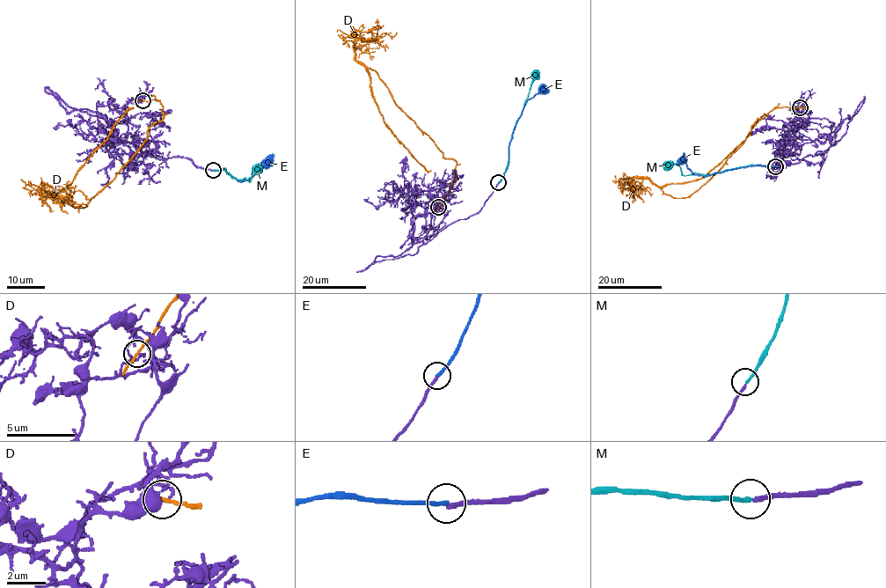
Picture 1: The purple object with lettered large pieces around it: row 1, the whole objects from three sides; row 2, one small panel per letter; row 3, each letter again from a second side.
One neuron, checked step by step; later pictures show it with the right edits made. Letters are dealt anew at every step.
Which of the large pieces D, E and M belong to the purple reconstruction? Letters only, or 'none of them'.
none of them

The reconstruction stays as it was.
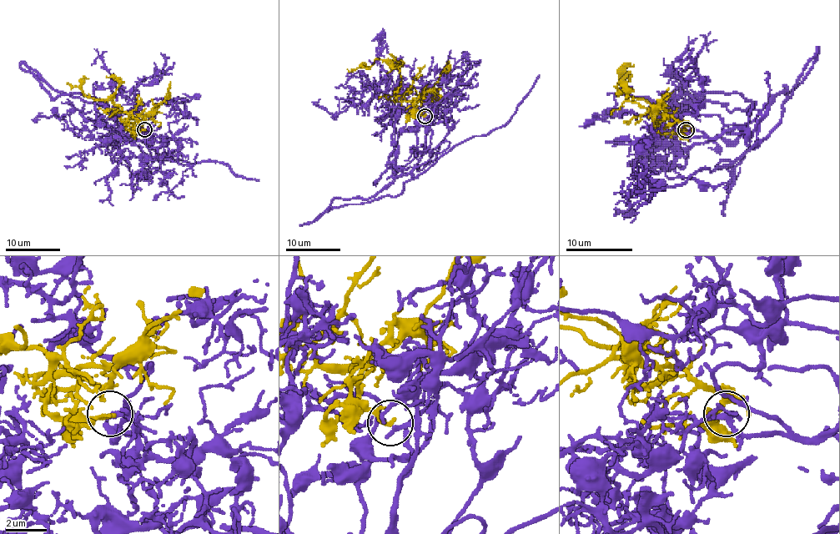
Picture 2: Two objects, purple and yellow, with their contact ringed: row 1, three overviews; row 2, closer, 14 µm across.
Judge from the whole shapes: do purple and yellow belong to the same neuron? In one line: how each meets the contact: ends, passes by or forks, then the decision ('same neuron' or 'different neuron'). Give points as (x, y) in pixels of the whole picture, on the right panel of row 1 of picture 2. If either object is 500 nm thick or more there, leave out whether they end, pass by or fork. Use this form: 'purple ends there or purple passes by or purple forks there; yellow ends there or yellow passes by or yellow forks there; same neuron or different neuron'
purple ends there; yellow passes by; same neuron

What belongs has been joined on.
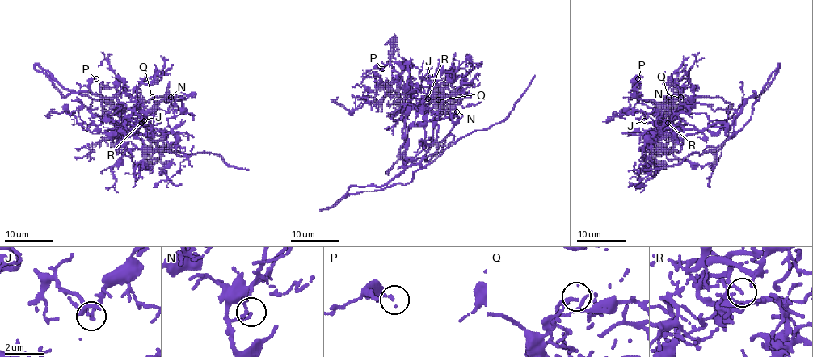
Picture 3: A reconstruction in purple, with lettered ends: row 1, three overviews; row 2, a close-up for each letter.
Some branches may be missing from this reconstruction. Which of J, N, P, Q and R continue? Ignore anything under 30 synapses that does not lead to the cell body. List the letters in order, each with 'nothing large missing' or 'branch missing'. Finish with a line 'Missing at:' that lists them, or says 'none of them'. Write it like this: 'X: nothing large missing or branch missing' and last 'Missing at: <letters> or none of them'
J: nothing large missing
N: branch missing
P: nothing large missing
Q: nothing large missing
R: nothing large missing
Missing at: N

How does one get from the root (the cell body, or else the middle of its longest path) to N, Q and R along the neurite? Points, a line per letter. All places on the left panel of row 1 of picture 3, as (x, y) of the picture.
N: (119, 128), (128, 128), (138, 123), (142, 103), (154, 97), (166, 97), (166, 103), (166, 99), (170, 97)
Q: (119, 128), (120, 137), (121, 123), (128, 115), (146, 114), (154, 106), (152, 97)
R: (119, 128), (120, 137), (121, 123), (128, 115), (136, 114), (141, 123)

